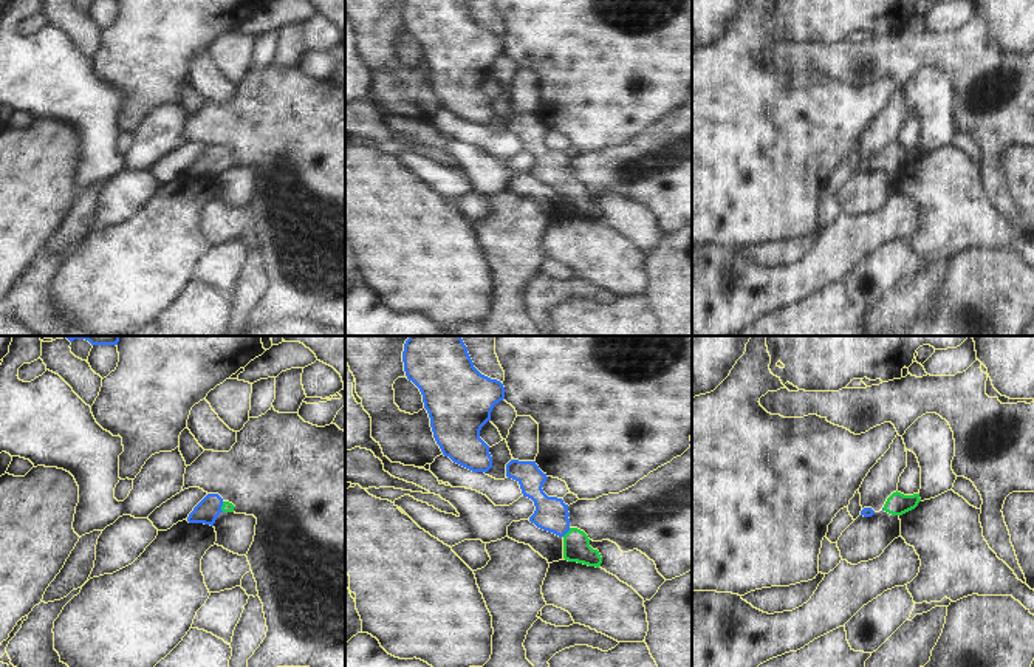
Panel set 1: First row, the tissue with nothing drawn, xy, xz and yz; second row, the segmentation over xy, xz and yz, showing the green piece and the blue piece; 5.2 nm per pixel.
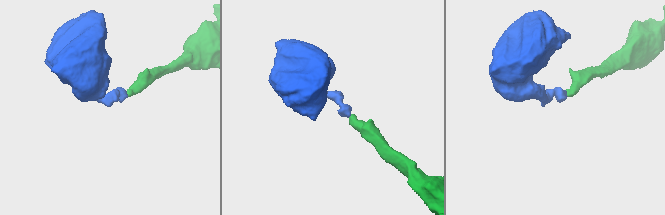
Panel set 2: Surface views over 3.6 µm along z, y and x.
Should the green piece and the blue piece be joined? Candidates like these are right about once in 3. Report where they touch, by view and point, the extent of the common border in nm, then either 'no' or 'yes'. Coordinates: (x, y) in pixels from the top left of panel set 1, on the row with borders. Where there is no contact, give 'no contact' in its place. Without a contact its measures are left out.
meets green in xz at (567, 533); contact 60 nm long; yes

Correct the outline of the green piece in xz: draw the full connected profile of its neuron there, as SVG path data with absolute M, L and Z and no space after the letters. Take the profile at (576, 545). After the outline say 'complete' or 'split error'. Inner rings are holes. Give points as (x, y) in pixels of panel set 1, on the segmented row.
M511 460L506 464L506 477L515 480L520 484L523 497L534 501L536 511L529 517L529 522L563 539L565 560L596 568L601 566L602 557L597 549L590 546L588 535L570 526L568 505L562 498L548 497L543 492L542 487L548 477L539 469L536 461Z; split error

